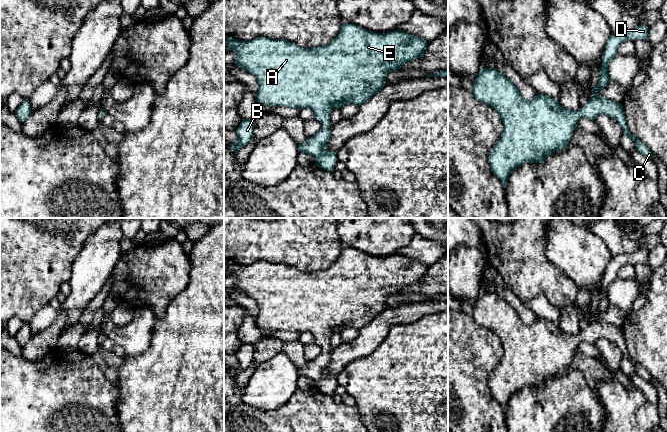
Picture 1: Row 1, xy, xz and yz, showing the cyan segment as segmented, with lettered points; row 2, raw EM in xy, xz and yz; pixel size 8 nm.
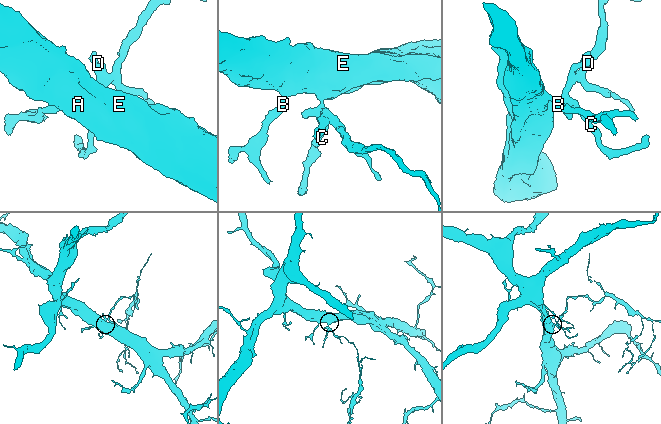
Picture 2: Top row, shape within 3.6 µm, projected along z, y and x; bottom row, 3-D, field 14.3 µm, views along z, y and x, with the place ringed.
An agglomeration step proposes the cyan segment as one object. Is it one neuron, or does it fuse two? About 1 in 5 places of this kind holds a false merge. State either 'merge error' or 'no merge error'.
no merge error

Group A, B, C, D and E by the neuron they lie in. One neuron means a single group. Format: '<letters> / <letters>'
A B C D E

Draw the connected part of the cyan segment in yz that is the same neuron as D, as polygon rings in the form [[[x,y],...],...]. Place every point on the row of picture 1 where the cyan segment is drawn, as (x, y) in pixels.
[[[638,25],[631,30],[612,32],[602,56],[599,79],[596,86],[591,90],[593,94],[589,102],[578,111],[568,110],[561,106],[557,100],[543,94],[538,94],[532,100],[525,100],[513,82],[497,69],[485,68],[479,71],[471,86],[472,93],[478,101],[493,107],[503,122],[503,132],[489,152],[488,162],[492,172],[504,186],[510,174],[517,167],[527,162],[543,163],[551,153],[566,147],[572,138],[575,127],[578,126],[580,117],[594,120],[598,115],[604,114],[613,118],[621,126],[623,134],[635,143],[637,151],[651,159],[653,153],[629,131],[622,104],[607,100],[598,93],[610,82],[608,63],[618,53],[617,48],[620,43],[625,40],[646,39],[648,31],[648,27]]]

